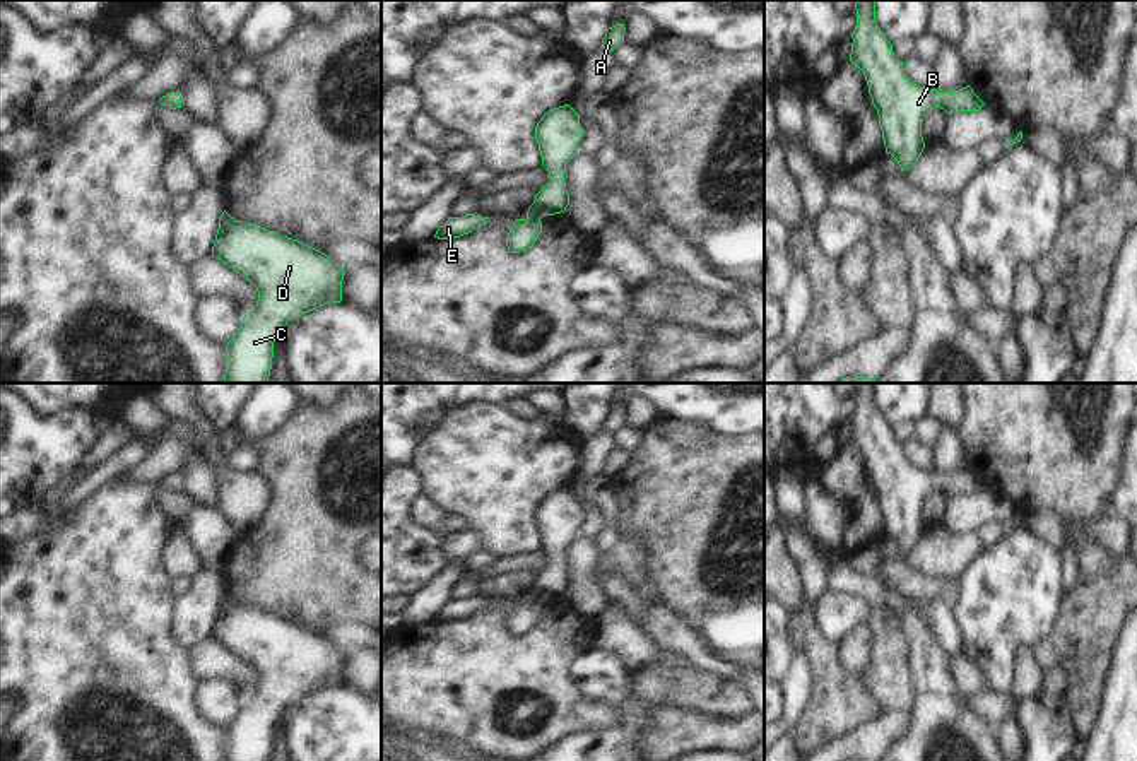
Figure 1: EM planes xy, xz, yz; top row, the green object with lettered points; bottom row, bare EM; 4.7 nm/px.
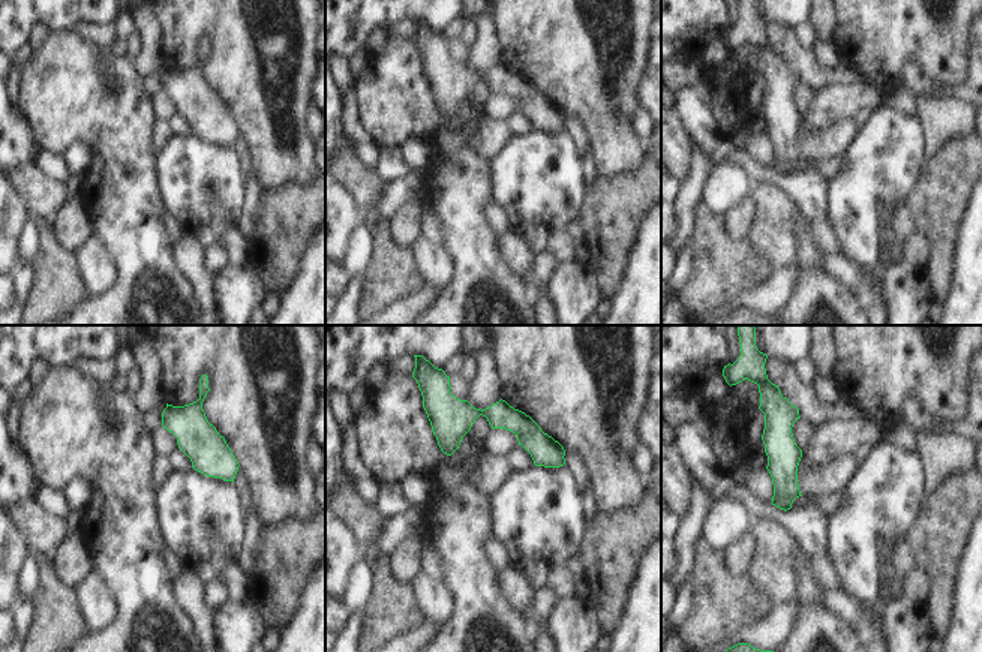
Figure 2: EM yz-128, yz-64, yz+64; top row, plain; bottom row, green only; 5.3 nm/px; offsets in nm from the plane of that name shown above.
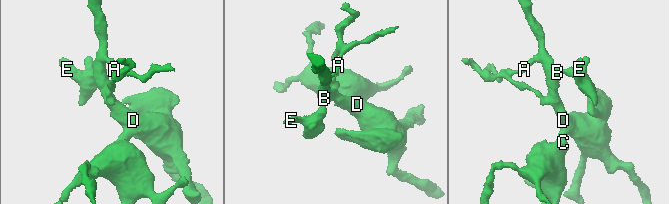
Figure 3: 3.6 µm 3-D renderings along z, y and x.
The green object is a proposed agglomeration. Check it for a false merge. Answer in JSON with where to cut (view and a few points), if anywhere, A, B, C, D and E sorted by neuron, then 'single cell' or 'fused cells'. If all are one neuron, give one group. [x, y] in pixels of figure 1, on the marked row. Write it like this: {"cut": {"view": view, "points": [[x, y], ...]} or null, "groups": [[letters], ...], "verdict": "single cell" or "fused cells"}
{"cut": null, "groups": [["A", "B", "C", "D", "E"]], "verdict": "single cell"}

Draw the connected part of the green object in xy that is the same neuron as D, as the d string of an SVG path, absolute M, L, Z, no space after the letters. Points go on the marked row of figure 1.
M226 210L219 219L212 255L258 291L255 308L243 316L238 332L226 345L224 383L268 383L274 342L279 333L289 320L323 304L340 303L345 270L320 250L275 231L236 221Z

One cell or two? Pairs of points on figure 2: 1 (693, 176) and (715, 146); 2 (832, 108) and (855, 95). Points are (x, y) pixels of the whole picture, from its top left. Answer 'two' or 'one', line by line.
1: two
2: one

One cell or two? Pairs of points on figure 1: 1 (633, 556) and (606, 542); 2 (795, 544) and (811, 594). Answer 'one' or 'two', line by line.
1: two
2: one

